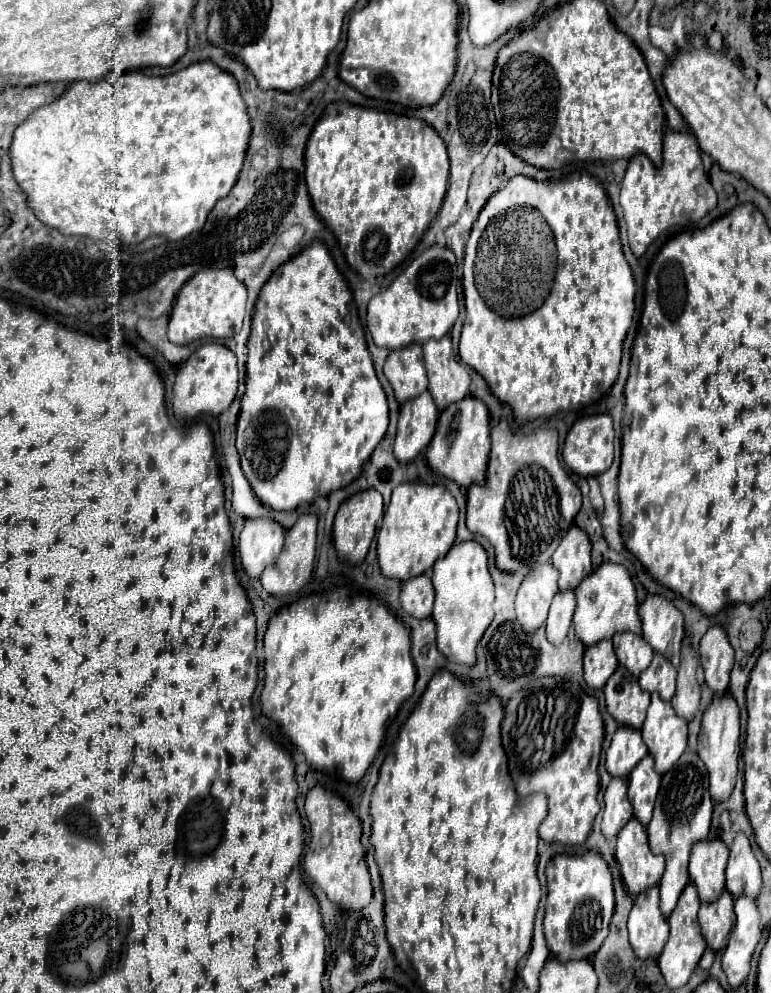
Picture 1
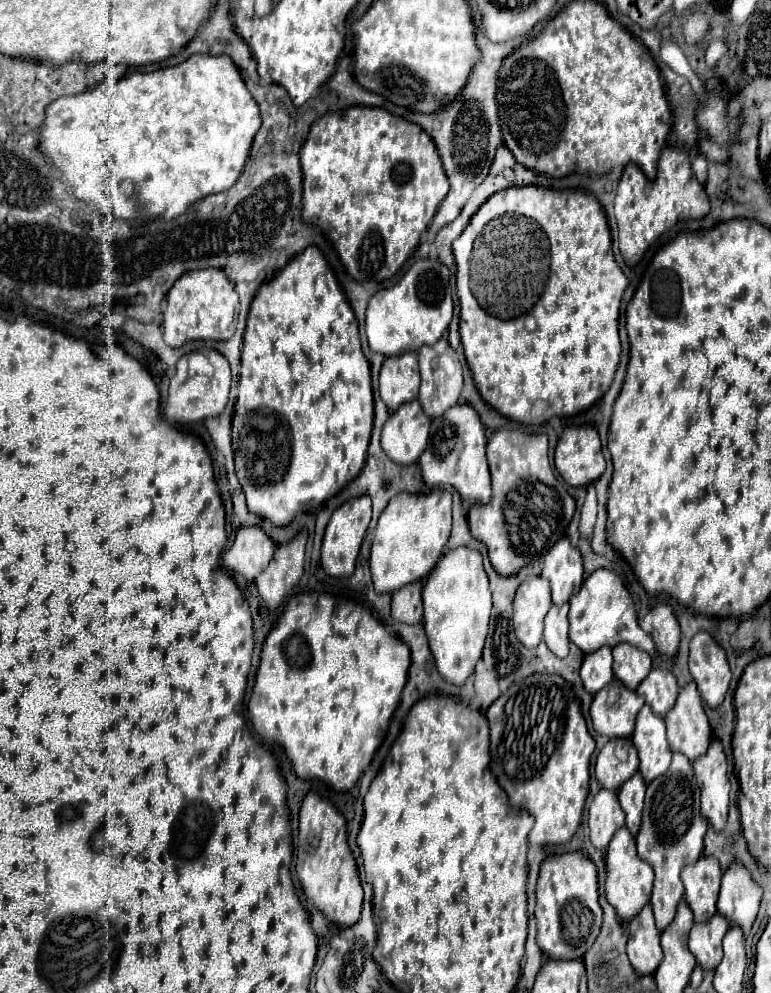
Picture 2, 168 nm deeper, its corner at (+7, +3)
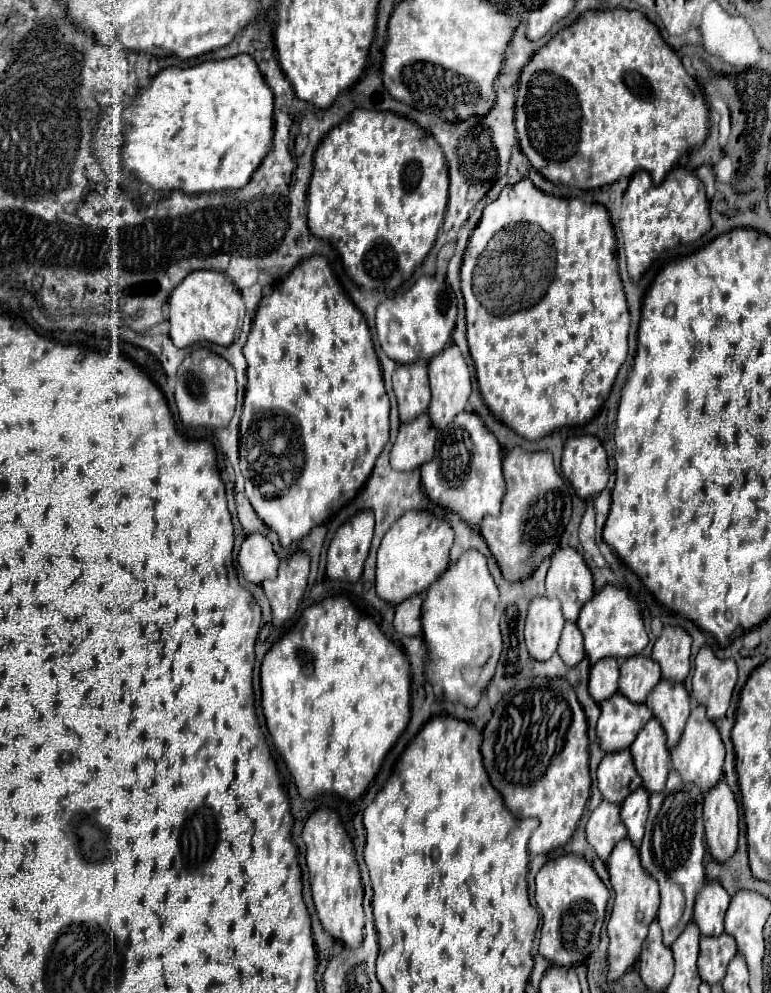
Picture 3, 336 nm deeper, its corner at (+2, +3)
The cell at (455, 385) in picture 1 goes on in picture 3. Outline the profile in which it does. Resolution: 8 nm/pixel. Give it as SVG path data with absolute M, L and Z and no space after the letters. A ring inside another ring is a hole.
M450 343L442 353L434 355L428 361L428 375L430 375L430 389L432 389L432 401L430 401L430 407L428 407L428 415L434 423L434 427L442 429L460 411L464 411L468 395L470 395L470 373L468 373L464 357L460 355L460 349L454 343Z

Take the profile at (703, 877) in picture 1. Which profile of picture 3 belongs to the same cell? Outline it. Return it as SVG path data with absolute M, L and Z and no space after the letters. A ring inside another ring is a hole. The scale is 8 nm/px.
M708 881L694 903L694 923L702 935L720 935L724 931L724 915L730 895L718 881Z

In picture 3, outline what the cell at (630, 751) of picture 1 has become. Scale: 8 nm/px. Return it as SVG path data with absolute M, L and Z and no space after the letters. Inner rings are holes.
M628 749L622 753L606 753L596 775L602 797L612 803L622 803L634 789L642 785Z

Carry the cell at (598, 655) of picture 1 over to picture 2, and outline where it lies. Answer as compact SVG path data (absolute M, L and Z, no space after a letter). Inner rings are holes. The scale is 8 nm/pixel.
M599 649L597 653L589 653L583 659L581 665L581 679L585 685L585 691L595 695L605 685L613 681L613 655L611 649Z

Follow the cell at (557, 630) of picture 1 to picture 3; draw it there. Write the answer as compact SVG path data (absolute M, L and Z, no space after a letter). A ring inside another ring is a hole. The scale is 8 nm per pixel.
M564 623L562 637L558 643L558 655L564 659L566 665L576 665L584 657L584 643L582 633L576 623Z

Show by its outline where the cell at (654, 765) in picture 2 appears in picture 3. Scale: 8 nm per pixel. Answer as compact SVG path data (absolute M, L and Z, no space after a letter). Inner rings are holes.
M652 717L638 733L636 741L630 745L630 753L644 781L642 785L646 785L650 793L660 791L666 785L670 771L670 753L666 747L666 733L656 717Z

